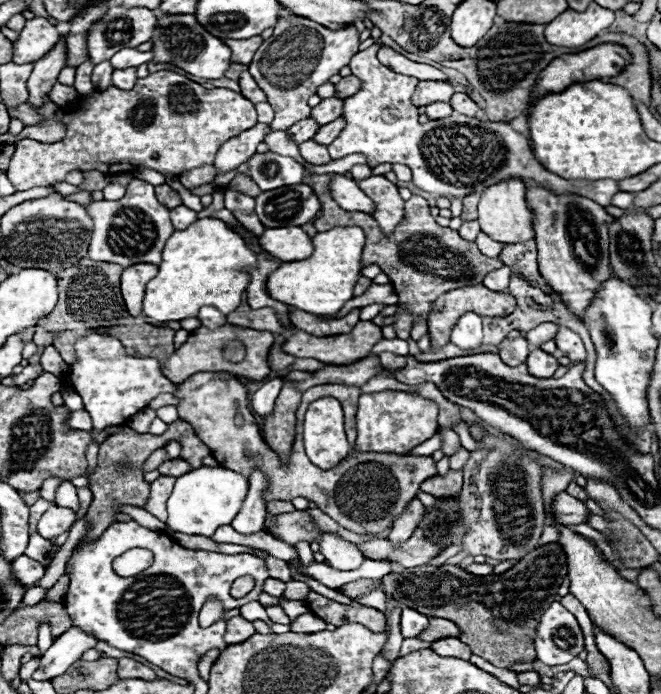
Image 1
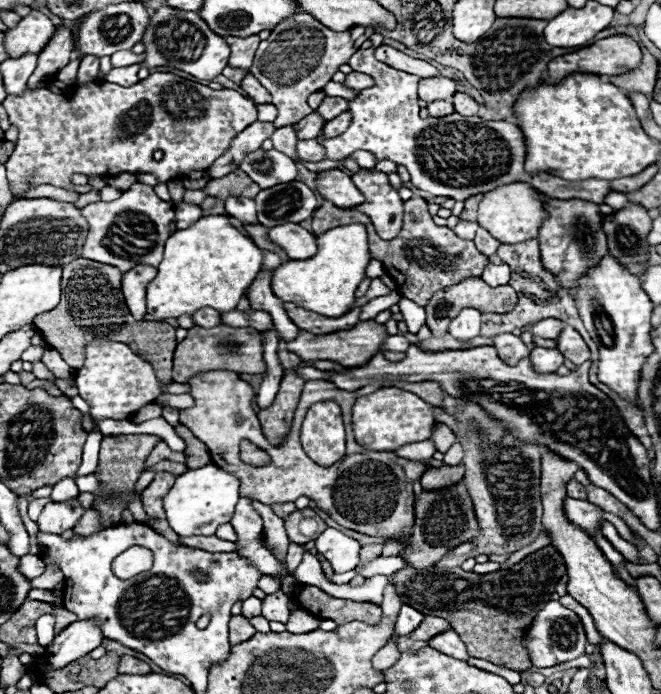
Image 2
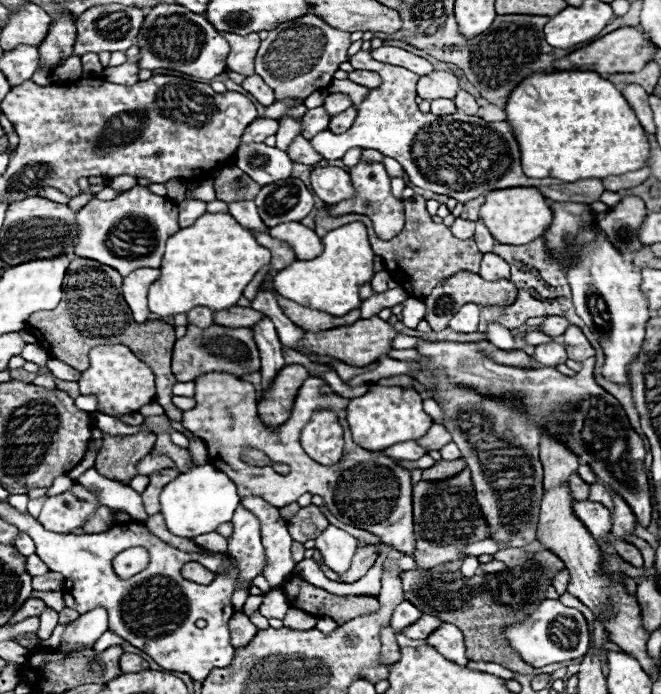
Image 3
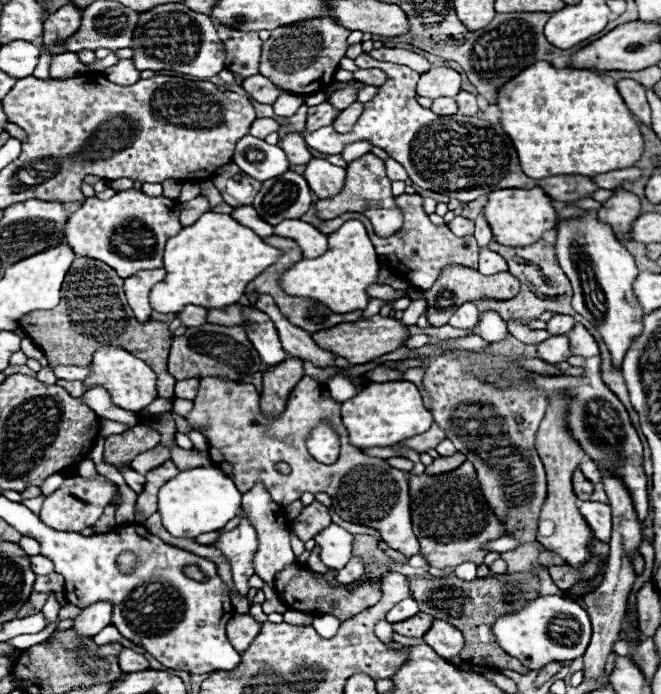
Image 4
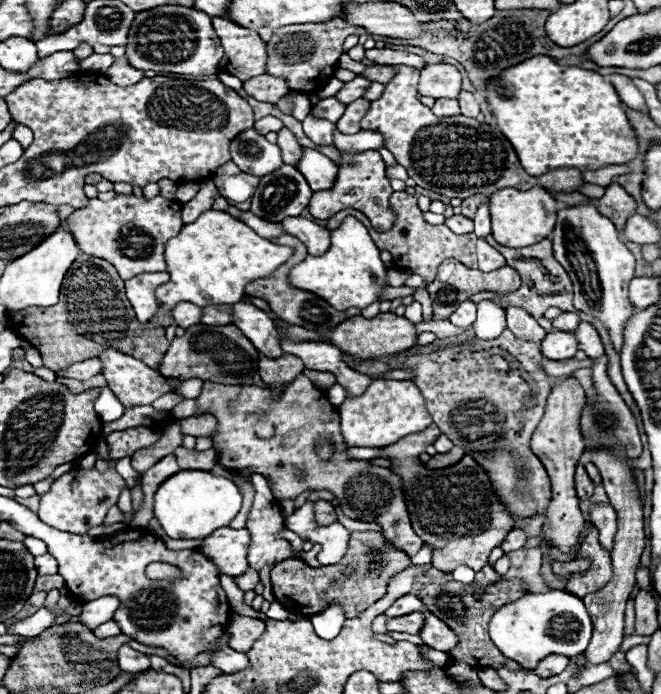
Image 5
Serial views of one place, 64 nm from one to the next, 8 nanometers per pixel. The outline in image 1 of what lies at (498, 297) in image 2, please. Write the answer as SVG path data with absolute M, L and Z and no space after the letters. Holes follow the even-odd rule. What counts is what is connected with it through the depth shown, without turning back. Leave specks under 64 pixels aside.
M474 284L474 286L466 286L466 288L456 288L452 292L446 292L444 296L440 296L434 306L432 312L428 316L428 332L430 332L430 340L434 346L442 346L450 340L450 330L456 324L456 320L464 314L464 312L476 312L480 316L508 316L512 310L516 308L516 298L504 290L504 292L492 292L488 290L484 284Z

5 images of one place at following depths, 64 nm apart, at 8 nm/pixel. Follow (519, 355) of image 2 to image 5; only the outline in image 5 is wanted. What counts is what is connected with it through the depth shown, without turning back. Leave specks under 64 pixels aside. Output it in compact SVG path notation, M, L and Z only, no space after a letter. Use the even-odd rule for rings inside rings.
M492 300L478 302L478 316L476 316L472 328L478 338L494 340L506 328L506 310Z

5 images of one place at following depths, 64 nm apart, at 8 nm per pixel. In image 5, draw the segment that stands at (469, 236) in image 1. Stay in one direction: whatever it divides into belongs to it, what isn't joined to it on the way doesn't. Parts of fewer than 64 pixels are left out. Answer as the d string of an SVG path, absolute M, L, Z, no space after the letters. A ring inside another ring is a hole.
M452 216L452 218L446 218L446 222L444 222L452 232L456 232L456 234L470 234L472 230L474 230L474 224L472 224L472 220L470 218L466 218L466 216Z

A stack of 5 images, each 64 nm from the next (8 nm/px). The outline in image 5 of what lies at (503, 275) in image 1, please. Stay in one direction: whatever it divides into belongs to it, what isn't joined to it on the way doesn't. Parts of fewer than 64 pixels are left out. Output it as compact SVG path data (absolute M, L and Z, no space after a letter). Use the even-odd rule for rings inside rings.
M478 240L476 250L478 250L478 264L480 264L482 272L492 272L492 270L500 268L502 264L506 264L504 256L500 252L496 252L486 240Z

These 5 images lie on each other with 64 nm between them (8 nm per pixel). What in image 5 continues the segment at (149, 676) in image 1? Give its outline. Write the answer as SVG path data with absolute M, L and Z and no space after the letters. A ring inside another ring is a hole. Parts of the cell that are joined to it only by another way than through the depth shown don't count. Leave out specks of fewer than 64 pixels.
M128 644L120 646L118 662L120 662L120 668L124 672L144 672L144 670L150 670L150 658L146 654L130 648Z

